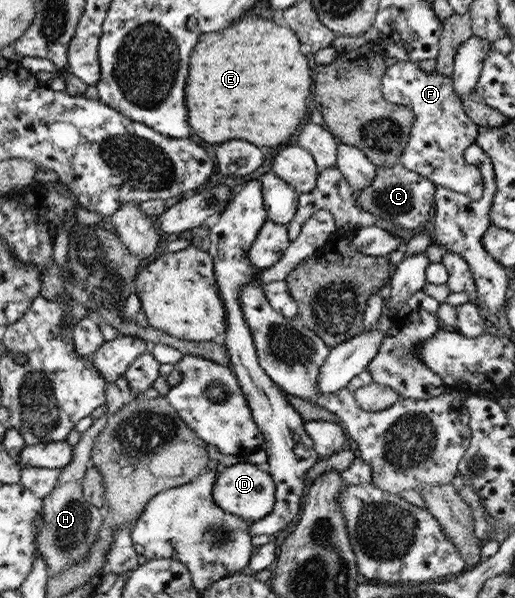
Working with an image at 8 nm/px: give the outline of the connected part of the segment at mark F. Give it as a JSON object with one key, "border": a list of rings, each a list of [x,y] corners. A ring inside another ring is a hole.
{"border":[[[408,58],[406,62],[398,61],[387,67],[381,77],[381,90],[389,104],[408,107],[415,115],[409,141],[402,152],[400,164],[413,173],[428,179],[436,187],[452,189],[452,191],[466,195],[472,201],[481,199],[484,193],[482,173],[478,168],[466,164],[466,160],[464,160],[464,152],[474,144],[479,126],[466,116],[461,99],[452,88],[451,78],[438,73],[437,70],[431,74],[425,73],[418,68],[418,62]]]}

